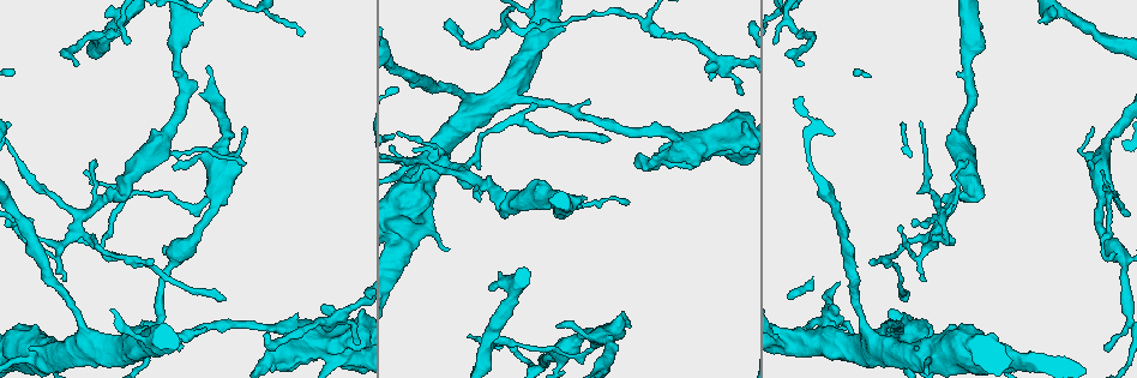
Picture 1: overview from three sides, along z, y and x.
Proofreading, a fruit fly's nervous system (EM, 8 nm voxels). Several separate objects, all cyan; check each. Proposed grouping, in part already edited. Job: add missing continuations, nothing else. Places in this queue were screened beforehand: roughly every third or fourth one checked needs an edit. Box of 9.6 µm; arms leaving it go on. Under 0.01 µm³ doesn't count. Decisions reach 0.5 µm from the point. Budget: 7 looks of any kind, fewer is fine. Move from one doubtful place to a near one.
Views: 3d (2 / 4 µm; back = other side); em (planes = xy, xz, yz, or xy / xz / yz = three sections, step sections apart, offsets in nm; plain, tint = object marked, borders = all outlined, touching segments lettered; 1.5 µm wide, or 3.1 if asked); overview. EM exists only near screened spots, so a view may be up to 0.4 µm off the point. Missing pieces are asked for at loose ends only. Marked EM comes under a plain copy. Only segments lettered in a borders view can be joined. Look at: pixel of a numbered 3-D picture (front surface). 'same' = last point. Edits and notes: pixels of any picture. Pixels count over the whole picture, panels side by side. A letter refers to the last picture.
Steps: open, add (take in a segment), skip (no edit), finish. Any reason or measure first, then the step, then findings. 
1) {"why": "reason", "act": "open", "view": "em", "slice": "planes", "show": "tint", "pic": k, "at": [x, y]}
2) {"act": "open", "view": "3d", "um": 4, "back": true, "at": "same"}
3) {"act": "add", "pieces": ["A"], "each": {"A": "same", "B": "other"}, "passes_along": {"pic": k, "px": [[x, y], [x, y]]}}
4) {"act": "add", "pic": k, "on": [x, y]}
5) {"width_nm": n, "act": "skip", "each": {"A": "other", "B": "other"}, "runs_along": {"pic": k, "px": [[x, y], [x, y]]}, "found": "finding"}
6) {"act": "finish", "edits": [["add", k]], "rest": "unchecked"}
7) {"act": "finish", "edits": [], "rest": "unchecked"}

{"why": "an open end", "act": "open", "view": "3d", "um": 4, "pic": 1, "at": [1116, 254]}

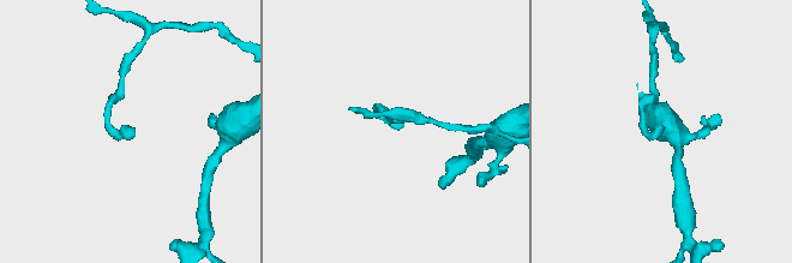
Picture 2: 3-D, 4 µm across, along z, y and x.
{"act": "open", "view": "em", "slice": "planes", "show": "borders", "pic": 2, "at": [398, 129]}

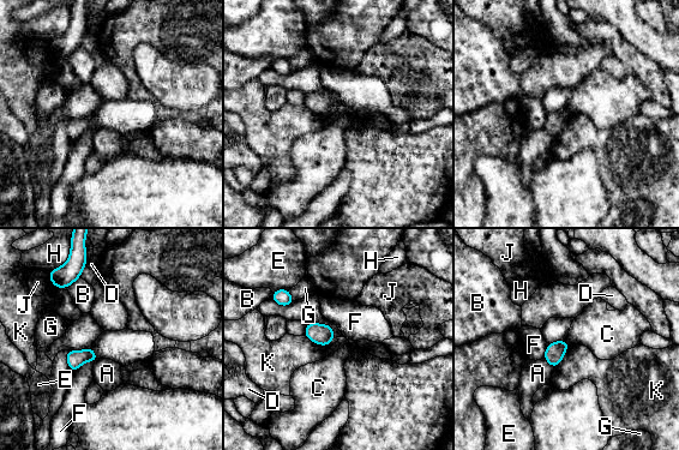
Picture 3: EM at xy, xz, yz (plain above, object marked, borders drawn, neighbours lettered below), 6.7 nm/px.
{"width_nm": 130, "act": "skip", "each": {"A": "other", "B": "other", "C": "other", "D": "other", "E": "other", "F": "other", "G": "other", "H": "other", "J": "other", "K": "other"}, "border": {"pic": 3, "px": [[335, 338], [325, 346]]}, "found": "none of them fits"}

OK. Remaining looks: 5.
{"why": "an open end", "act": "open", "view": "em", "slice": "planes", "show": "borders", "pic": 1, "at": [327, 330]}

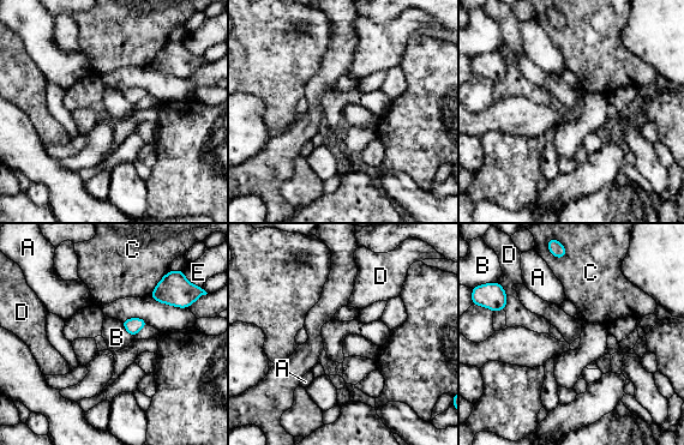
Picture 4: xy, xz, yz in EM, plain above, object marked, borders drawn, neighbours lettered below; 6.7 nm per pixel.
{"act": "skip", "each": {"A": "other", "B": "other", "C": "other", "D": "other", "E": "other"}, "found": "no lettered segment goes on from it"}

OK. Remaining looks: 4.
{"act": "open", "view": "3d", "um": 4, "pic": 1, "at": [264, 334]}

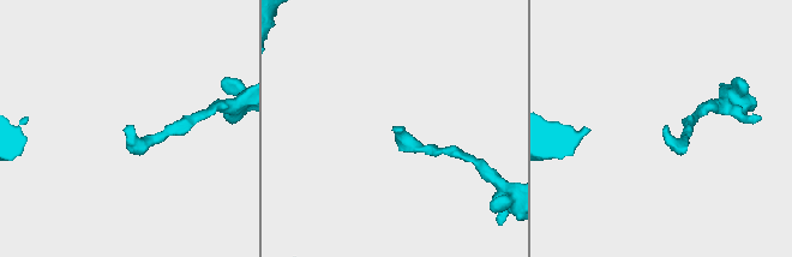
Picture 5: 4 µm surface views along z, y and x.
{"act": "open", "view": "em", "slice": "xz", "step": 4, "show": "borders", "pic": 5, "at": [129, 126]}

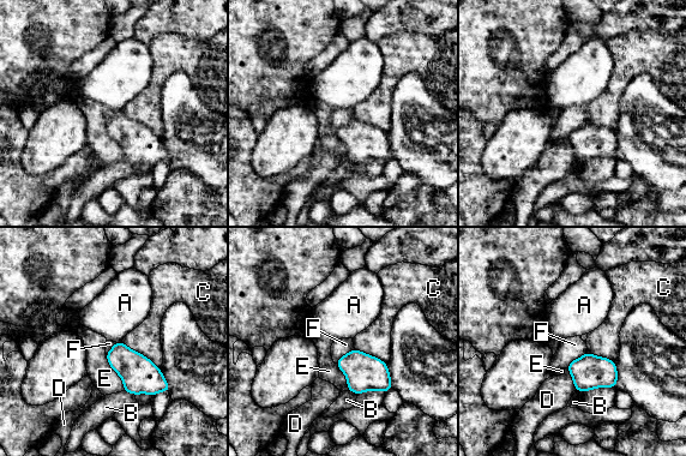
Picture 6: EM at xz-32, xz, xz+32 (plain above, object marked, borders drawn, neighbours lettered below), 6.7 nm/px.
{"act": "skip", "each": {"A": "other", "B": "other", "C": "other", "D": "other", "E": "other", "F": "other"}, "border": {"pic": 6, "px": [[121, 340], [115, 342]]}, "found": "none of them fits"}

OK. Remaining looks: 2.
{"act": "finish", "edits": [], "rest": "unchecked"}

